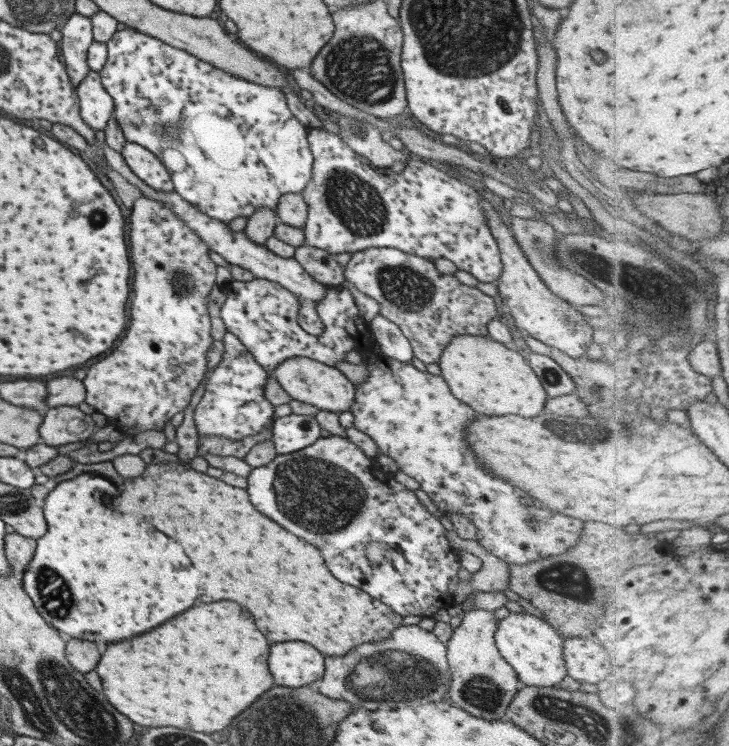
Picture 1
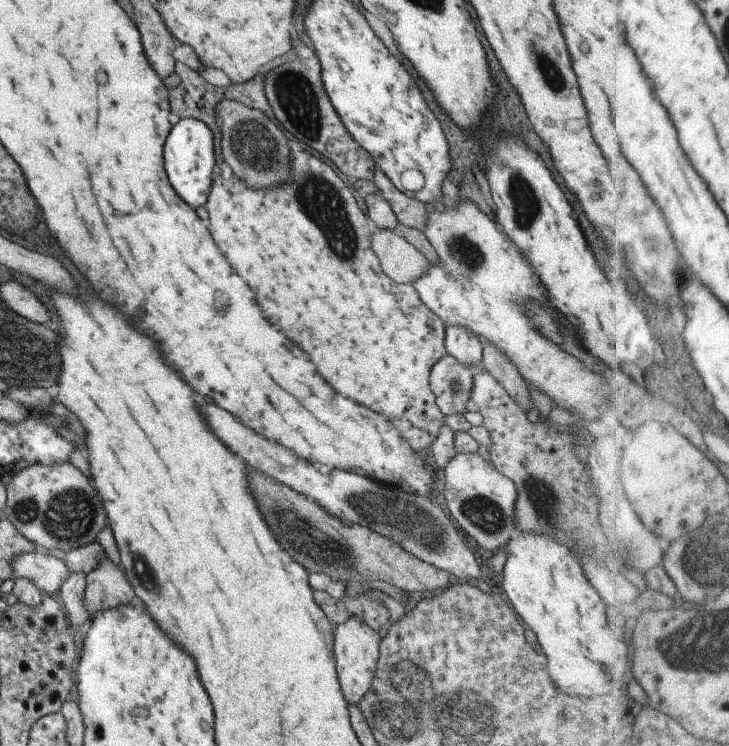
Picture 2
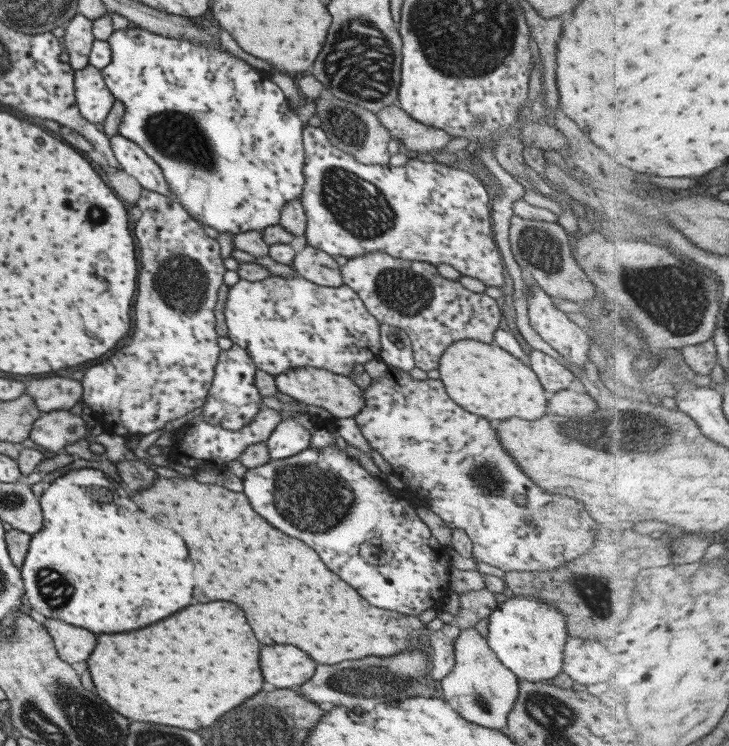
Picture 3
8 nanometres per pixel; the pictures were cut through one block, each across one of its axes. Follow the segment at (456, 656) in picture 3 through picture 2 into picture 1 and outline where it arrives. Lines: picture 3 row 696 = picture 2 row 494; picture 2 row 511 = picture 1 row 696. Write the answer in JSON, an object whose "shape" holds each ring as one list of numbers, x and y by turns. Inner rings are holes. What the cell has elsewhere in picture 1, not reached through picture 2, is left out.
{"shape":[[469,610,453,629,446,642,446,658,449,664,449,688,446,700,453,706,469,712,475,718,499,720,513,695,521,687,513,669,501,658,494,644,495,625,498,618,487,610]]}

